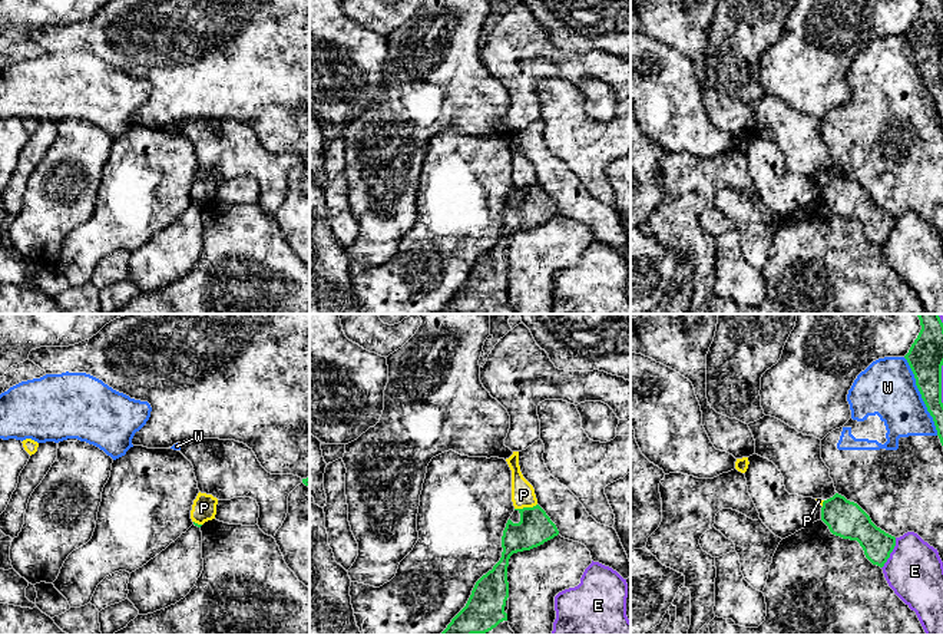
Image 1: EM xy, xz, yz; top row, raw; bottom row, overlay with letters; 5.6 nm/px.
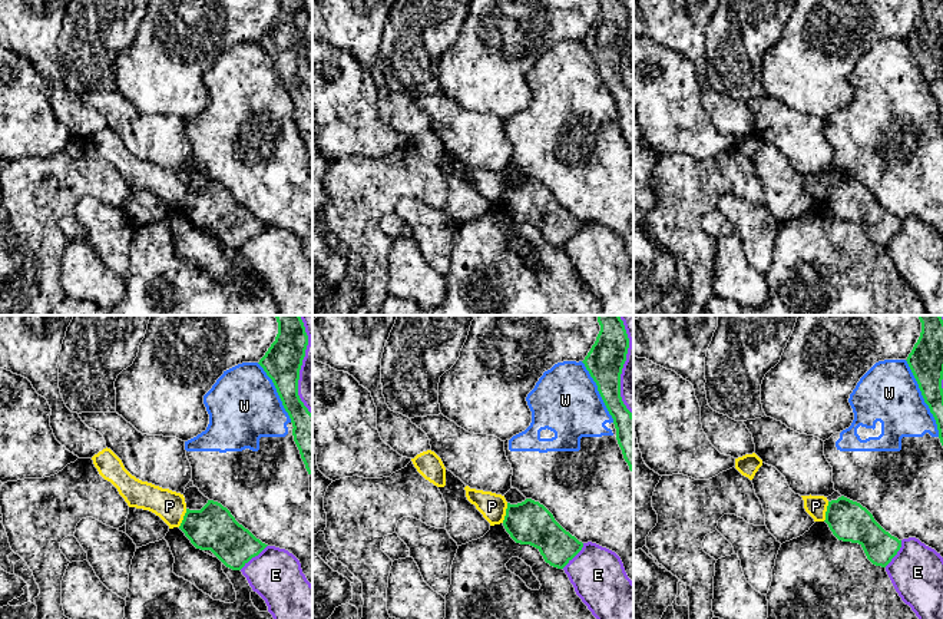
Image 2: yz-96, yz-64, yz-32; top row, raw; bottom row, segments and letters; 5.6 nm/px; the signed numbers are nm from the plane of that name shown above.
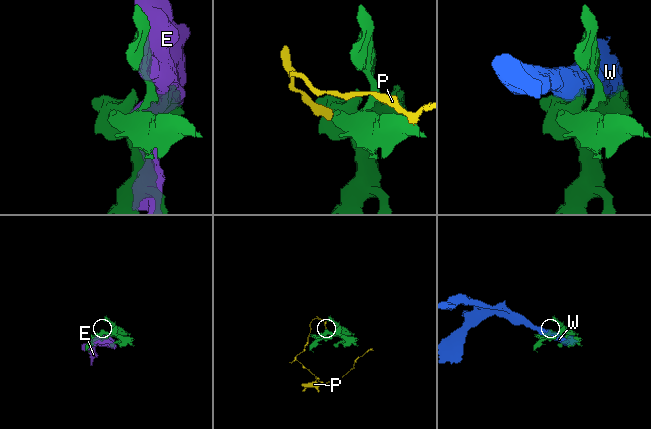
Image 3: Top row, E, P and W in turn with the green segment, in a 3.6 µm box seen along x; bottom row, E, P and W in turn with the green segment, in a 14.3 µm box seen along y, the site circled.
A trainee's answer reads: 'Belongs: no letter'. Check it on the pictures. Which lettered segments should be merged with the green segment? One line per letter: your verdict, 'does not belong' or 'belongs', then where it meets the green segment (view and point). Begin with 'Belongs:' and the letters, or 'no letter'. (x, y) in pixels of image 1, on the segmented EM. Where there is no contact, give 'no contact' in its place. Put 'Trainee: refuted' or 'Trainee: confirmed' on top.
Trainee: confirmed
Belongs: no letter
E: does not belong | yz (890, 552)
P: does not belong | xz (525, 508)
W: does not belong | yz (922, 396)

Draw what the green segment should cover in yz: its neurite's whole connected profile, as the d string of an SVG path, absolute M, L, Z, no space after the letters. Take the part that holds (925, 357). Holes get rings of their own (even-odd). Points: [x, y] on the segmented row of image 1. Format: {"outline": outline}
{"outline": "M917 314L922 330L904 355L927 411L933 417L937 436L943 446L943 323L939 314Z"}

